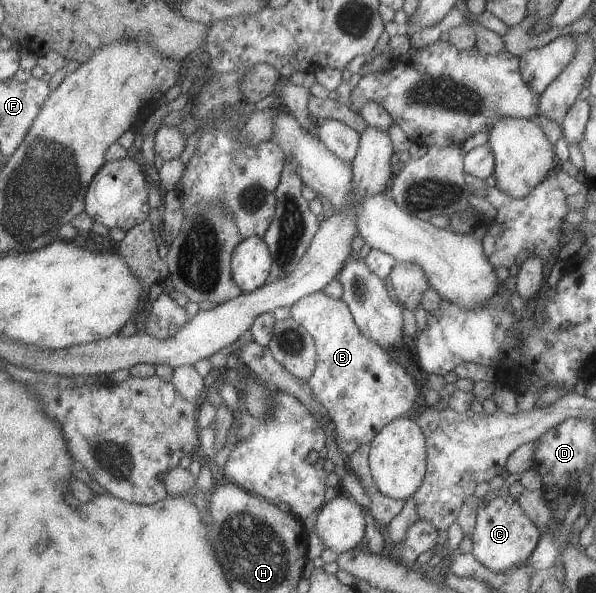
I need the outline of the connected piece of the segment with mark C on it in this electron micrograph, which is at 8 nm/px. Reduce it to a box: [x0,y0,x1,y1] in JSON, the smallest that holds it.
[468,494,540,572]

